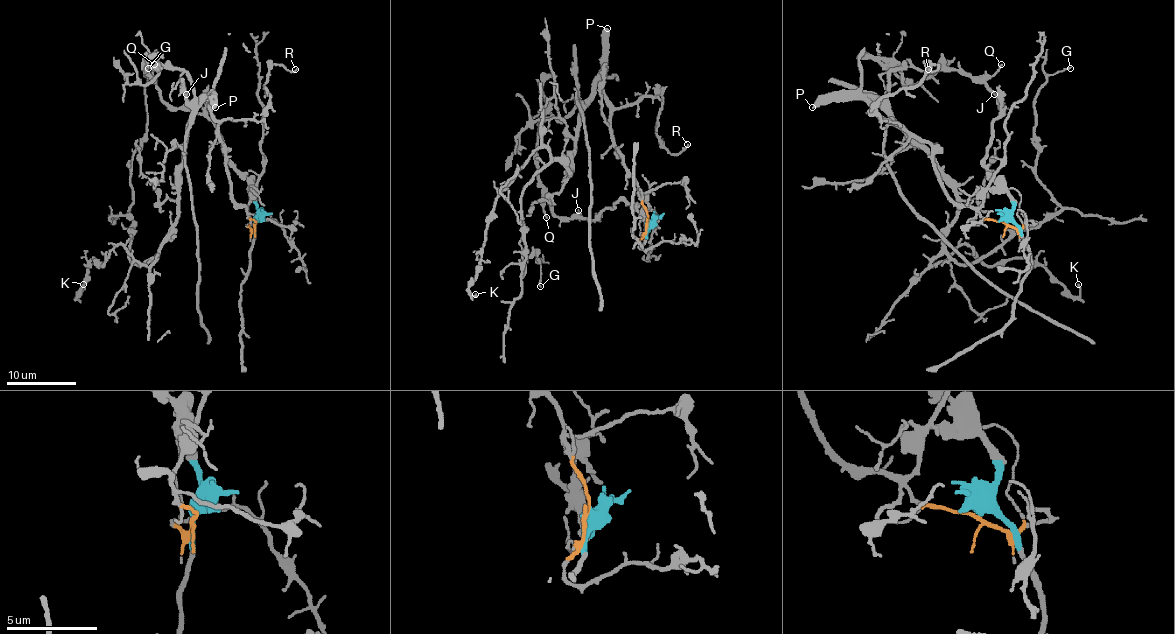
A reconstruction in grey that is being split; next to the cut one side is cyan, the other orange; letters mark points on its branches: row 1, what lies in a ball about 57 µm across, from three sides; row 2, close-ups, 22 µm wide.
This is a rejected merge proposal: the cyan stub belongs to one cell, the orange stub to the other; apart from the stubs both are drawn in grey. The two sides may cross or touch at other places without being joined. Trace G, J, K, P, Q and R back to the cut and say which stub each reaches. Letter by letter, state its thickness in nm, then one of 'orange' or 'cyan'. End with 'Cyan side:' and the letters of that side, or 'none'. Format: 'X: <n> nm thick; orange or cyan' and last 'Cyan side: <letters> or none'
G: 120 nm thick; orange
J: 110 nm thick; cyan
K: 120 nm thick; orange
P: 500 nm thick; orange
Q: 130 nm thick; cyan
R: 120 nm thick; orange
Cyan side: J, Q

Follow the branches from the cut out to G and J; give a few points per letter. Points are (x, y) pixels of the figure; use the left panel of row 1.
G: (256, 223), (233, 198), (207, 99), (187, 127), (177, 219), (133, 263), (131, 158), (149, 67)
J: (256, 221), (256, 197), (224, 153), (219, 128), (201, 113), (191, 111), (186, 106), (186, 93)

